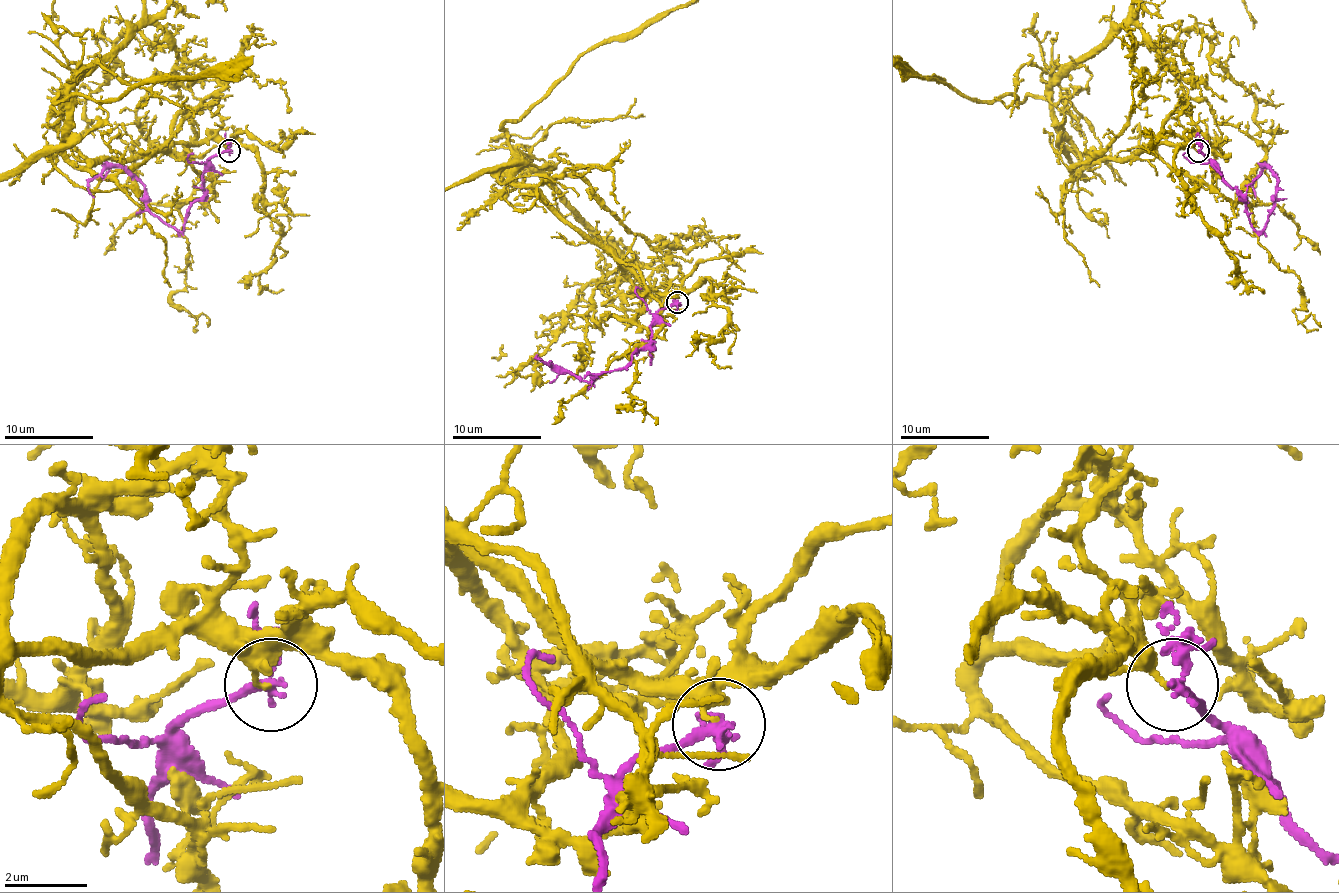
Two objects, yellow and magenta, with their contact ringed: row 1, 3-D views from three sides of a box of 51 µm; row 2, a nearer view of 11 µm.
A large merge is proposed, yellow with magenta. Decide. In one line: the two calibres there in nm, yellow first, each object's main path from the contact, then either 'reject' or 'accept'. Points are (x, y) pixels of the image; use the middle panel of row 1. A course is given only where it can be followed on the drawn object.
160/220 nm | yellow via (676, 302), (513, 181), (504, 123), (591, 50), (687, 5) | magenta via (676, 302), (656, 313), (652, 342), (623, 366), (603, 371), (594, 380), (578, 380), (542, 360) | reject

